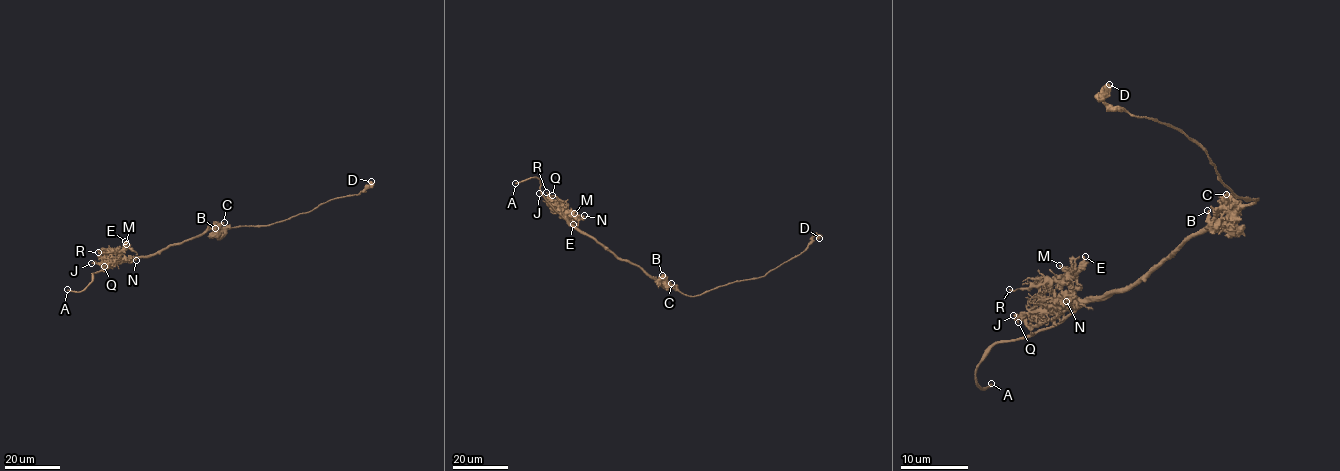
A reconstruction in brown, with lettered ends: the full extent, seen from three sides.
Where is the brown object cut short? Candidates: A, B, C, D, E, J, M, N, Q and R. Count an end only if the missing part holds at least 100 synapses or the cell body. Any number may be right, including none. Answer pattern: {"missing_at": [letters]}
{"missing_at": ["A"]}

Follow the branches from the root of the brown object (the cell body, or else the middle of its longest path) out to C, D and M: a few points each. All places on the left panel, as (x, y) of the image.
C: (209, 229), (218, 228), (224, 222)
D: (209, 229), (269, 225), (309, 212), (330, 199), (357, 195), (371, 181)
M: (209, 229), (152, 254), (121, 259), (120, 252), (126, 244)

